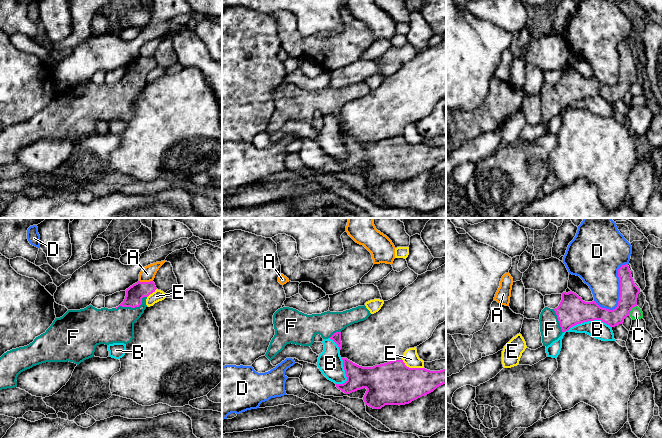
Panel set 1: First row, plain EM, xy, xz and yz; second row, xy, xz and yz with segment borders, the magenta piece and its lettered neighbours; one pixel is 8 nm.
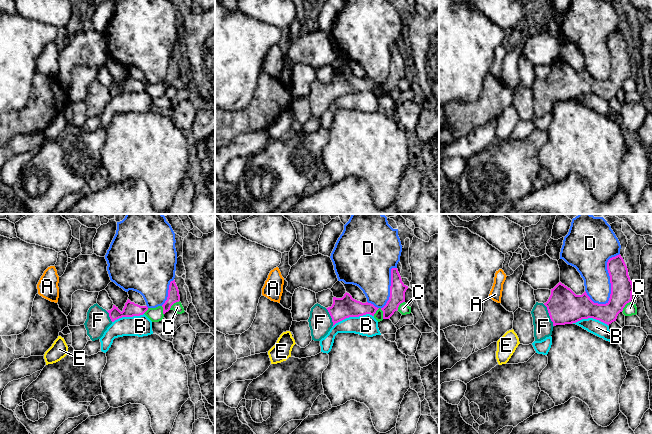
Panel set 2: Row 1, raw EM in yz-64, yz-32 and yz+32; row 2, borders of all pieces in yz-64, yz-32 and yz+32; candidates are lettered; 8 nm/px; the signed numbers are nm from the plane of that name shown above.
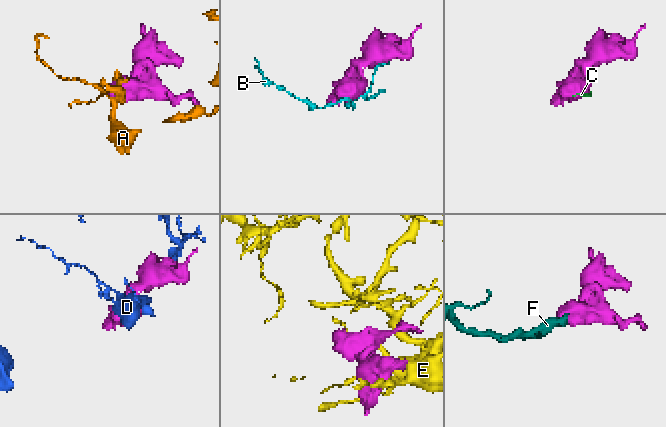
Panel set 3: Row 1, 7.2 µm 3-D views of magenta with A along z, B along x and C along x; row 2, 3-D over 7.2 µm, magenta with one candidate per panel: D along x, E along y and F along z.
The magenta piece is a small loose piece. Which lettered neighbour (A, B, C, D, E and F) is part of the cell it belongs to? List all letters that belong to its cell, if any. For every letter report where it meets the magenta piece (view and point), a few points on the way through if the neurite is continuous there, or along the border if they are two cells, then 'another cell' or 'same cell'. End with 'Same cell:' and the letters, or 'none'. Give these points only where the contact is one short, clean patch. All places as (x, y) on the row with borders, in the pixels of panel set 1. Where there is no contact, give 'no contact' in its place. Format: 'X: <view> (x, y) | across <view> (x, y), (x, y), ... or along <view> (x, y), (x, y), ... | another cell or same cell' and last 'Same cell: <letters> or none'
A: xy (146, 282) | another cell
B: yz (587, 321) | another cell
C: yz (630, 310) | another cell
D: yz (620, 291) | another cell
E: xz (412, 368) | another cell
F: xy (132, 307) | same cell
Same cell: F

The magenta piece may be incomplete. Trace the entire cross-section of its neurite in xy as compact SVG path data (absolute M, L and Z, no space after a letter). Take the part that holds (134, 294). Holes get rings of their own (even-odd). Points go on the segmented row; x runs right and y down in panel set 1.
M138 281L126 289L124 301L116 308L97 309L89 305L80 310L68 310L62 317L55 318L46 332L36 337L32 343L7 351L0 357L0 390L17 387L18 375L33 366L67 361L79 365L94 356L97 345L130 343L134 337L134 323L144 313L147 297L156 289L153 281Z

